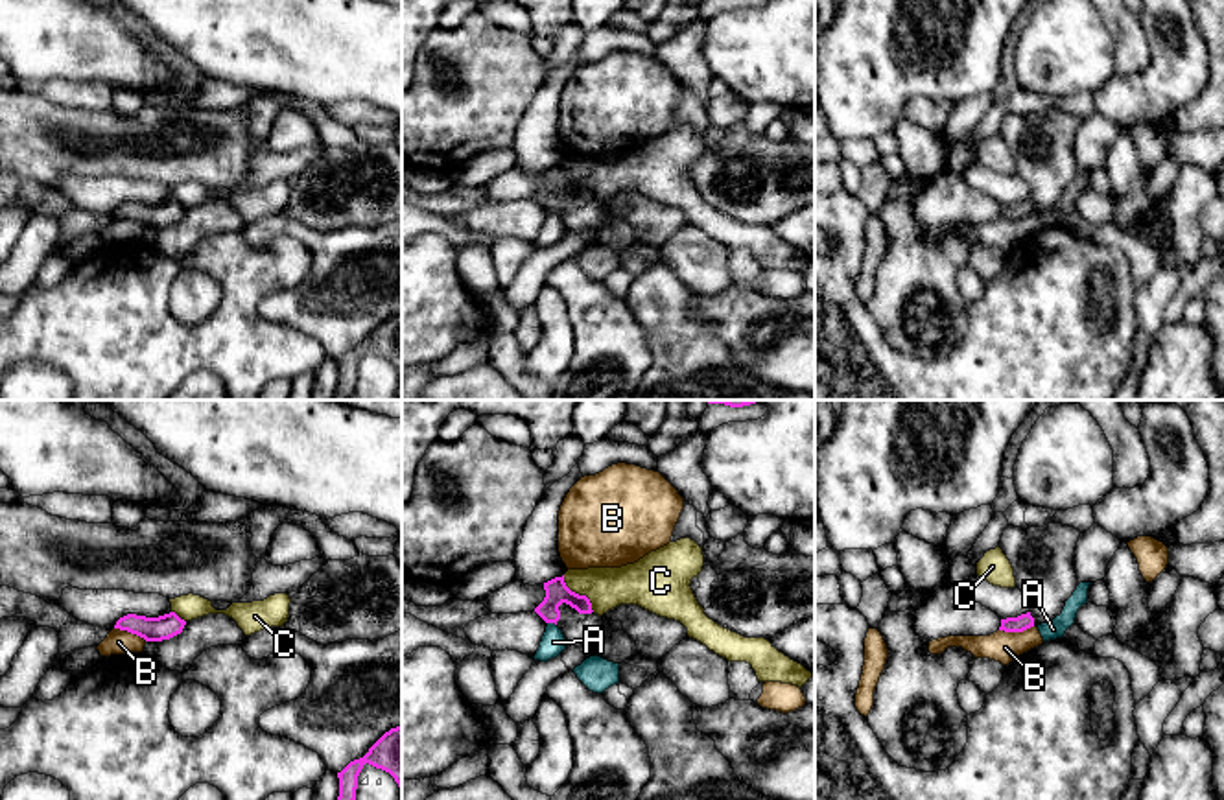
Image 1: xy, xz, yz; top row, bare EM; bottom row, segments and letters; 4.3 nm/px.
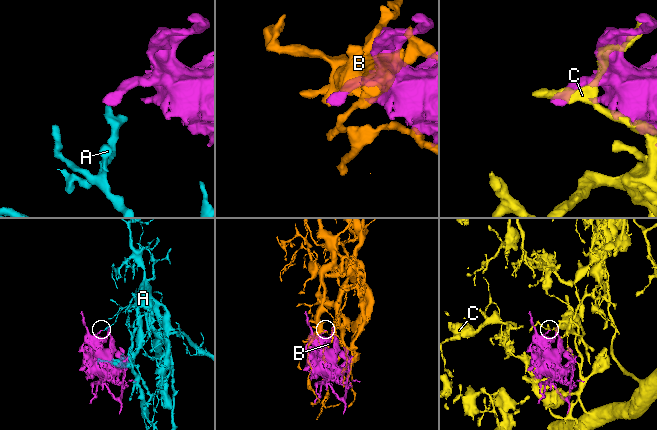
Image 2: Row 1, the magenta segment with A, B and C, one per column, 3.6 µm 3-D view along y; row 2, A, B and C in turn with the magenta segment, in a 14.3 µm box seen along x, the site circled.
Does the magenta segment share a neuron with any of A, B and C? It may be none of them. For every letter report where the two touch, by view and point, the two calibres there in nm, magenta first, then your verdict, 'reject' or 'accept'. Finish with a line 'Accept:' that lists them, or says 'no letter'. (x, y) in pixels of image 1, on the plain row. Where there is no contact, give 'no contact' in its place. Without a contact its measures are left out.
A: contact xz (552, 209); calibres 100 and 110 nm; reject
B: contact yz (1016, 218); calibres 70 and 140 nm; reject
C: contact xz (577, 181); calibres 100 and 180 nm; reject
Accept: no letter

